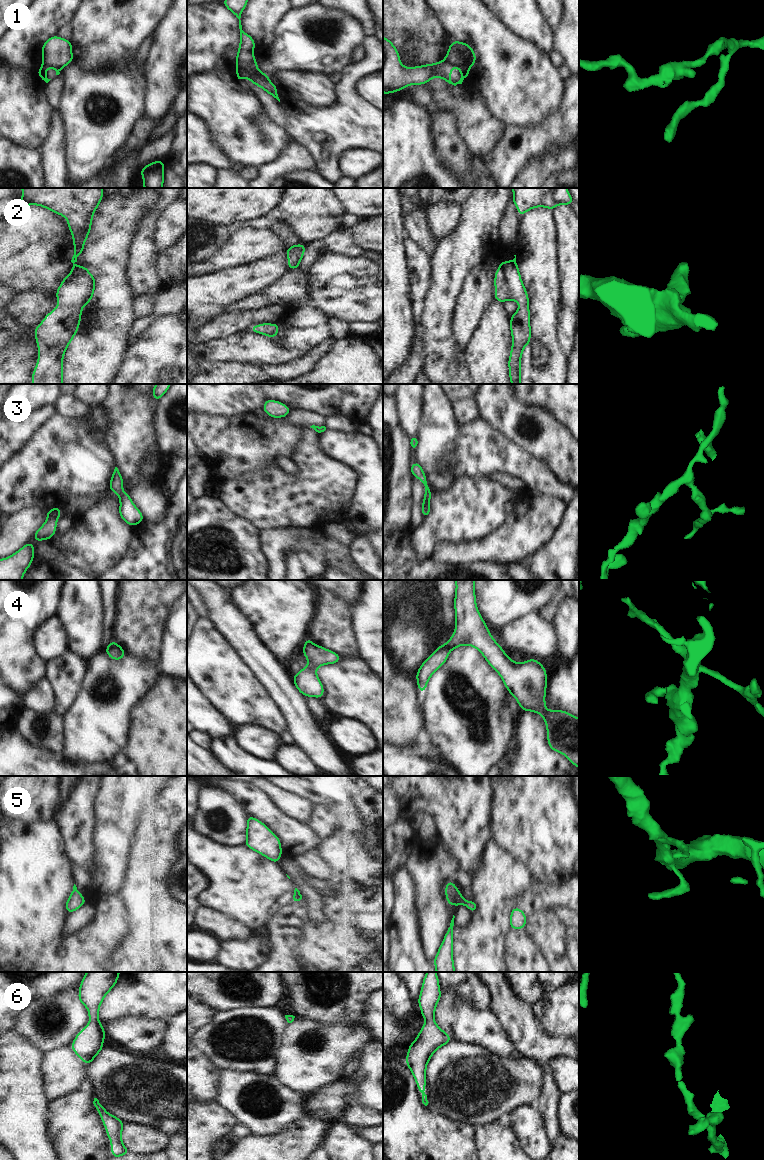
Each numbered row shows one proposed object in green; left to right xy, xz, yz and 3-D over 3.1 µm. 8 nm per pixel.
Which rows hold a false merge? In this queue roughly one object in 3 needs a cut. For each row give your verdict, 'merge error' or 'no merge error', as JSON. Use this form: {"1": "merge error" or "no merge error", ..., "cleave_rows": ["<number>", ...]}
{"1": "merge error", "2": "no merge error", "3": "no merge error", "4": "merge error", "5": "no merge error", "6": "no merge error", "cleave_rows": ["1", "4"]}

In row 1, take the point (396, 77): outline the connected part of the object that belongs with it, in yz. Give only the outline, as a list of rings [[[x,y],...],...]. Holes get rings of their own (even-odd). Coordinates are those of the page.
[[[384,36],[383,55],[383,93],[385,94],[398,92],[412,84],[426,84],[434,77],[440,77],[449,84],[456,86],[457,84],[462,84],[463,80],[470,76],[468,70],[471,65],[456,66],[446,60],[412,68],[404,67],[401,64],[398,50]],[[453,67],[461,70],[461,78],[456,83],[451,81],[451,69]]]

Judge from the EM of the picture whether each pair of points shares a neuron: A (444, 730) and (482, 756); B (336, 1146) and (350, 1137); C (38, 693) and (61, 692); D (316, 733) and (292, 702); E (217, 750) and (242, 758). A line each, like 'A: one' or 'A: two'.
A: one
B: one
C: two
D: one
E: one

